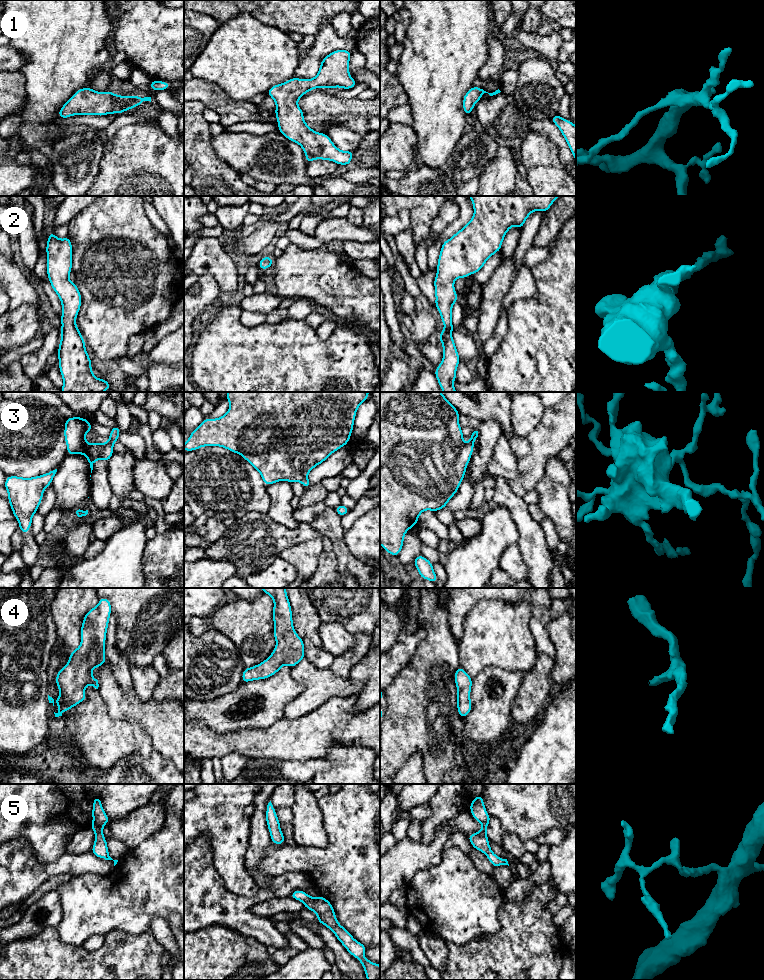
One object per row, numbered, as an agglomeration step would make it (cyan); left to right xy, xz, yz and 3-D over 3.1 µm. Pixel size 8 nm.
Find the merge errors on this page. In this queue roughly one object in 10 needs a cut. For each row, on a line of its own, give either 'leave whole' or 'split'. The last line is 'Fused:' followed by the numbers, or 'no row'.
1: leave whole
2: leave whole
3: leave whole
4: leave whole
5: leave whole
Fused: no row

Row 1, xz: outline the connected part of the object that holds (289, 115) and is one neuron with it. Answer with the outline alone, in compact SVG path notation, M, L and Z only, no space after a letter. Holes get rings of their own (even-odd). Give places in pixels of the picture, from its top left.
M335 50L322 59L314 78L305 80L293 77L272 86L266 92L276 103L275 116L279 132L303 148L308 164L315 159L322 159L349 166L353 158L354 151L341 151L327 134L312 130L304 122L304 113L297 104L305 93L315 88L354 88L357 81L349 74L351 55L349 50Z

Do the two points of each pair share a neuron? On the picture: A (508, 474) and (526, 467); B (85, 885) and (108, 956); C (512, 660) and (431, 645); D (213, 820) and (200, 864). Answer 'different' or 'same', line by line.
A: different
B: different
C: different
D: different

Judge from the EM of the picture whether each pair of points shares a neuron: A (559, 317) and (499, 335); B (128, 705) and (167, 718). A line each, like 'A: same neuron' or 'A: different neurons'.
A: different neurons
B: same neuron

